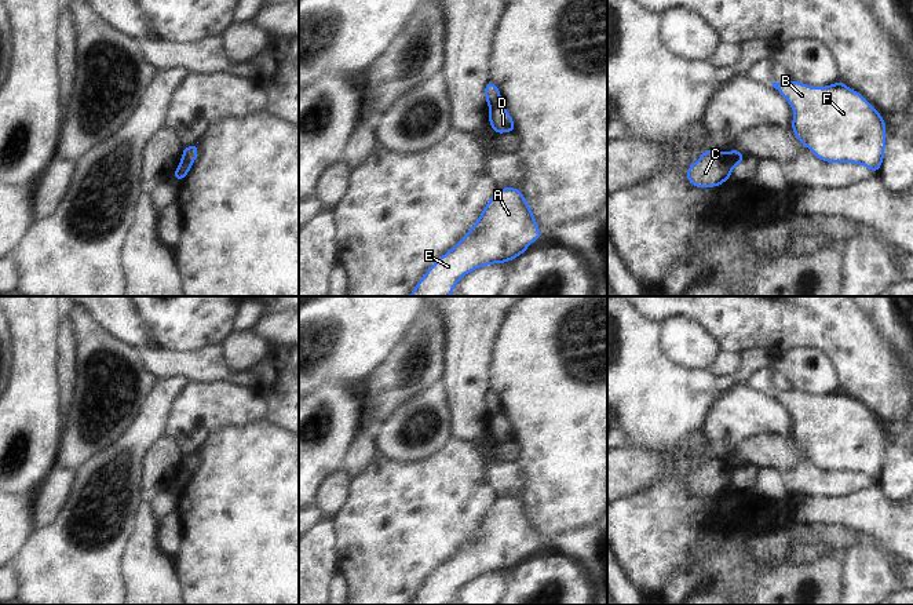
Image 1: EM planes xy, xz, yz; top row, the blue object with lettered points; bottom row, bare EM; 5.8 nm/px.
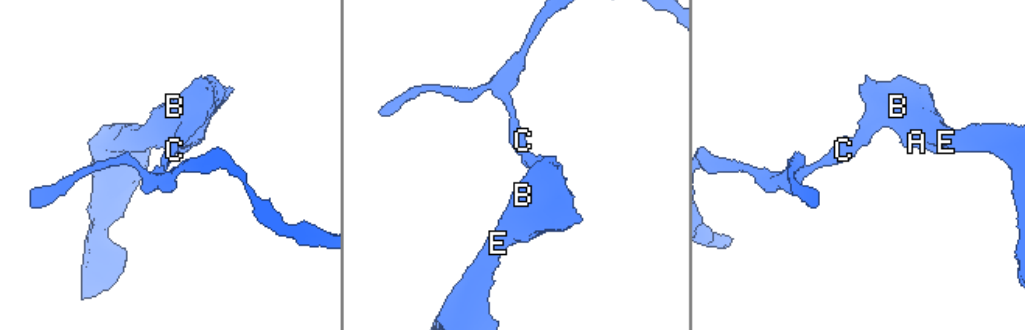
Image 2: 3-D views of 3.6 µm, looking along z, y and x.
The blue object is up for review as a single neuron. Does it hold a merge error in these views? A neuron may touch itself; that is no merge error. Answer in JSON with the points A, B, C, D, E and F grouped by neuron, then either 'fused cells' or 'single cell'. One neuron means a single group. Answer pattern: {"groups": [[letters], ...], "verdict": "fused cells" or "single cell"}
{"groups": [["A", "B", "D", "E", "F"], ["C"]], "verdict": "fused cells"}

